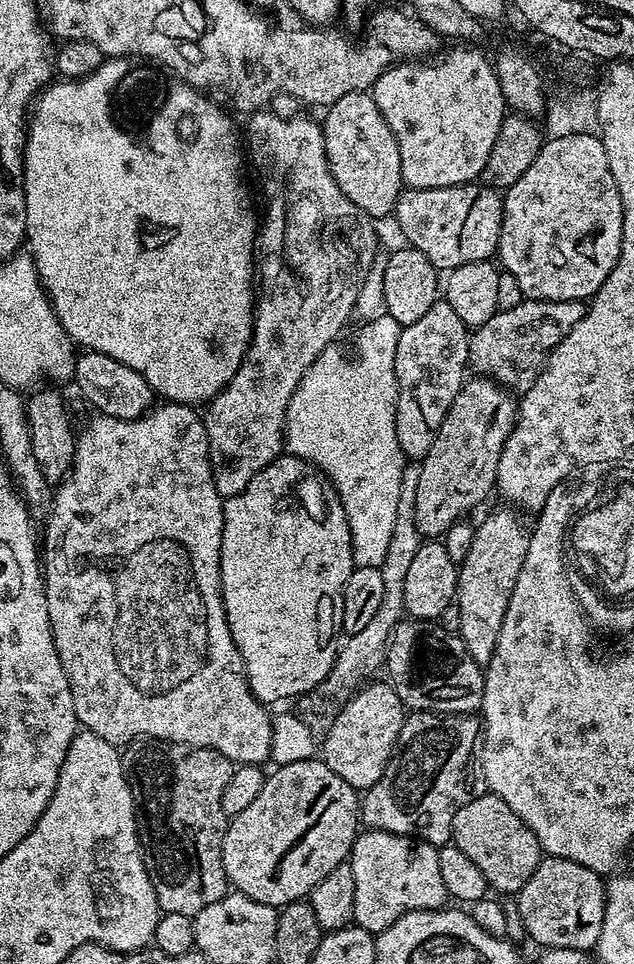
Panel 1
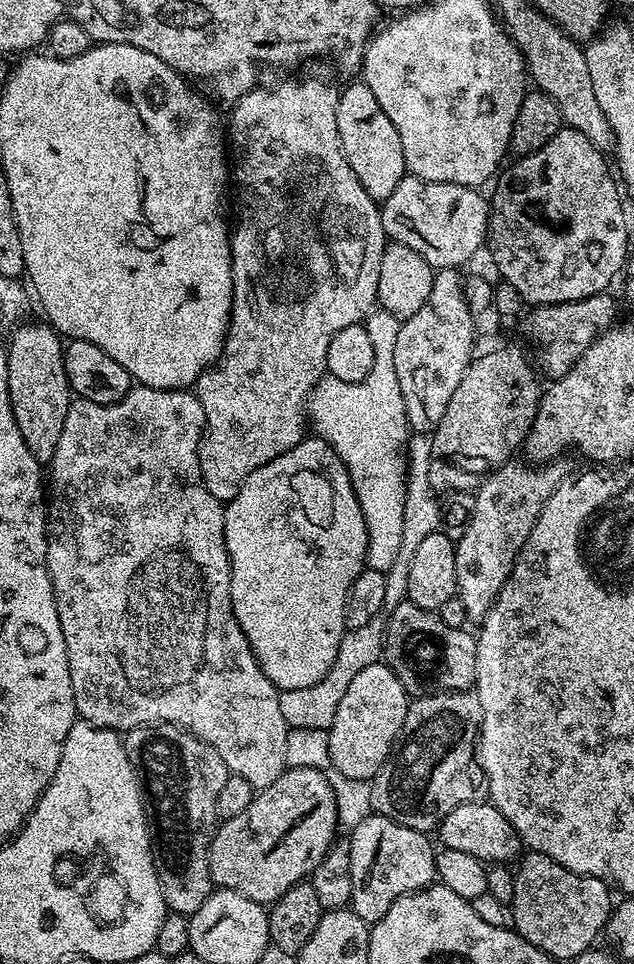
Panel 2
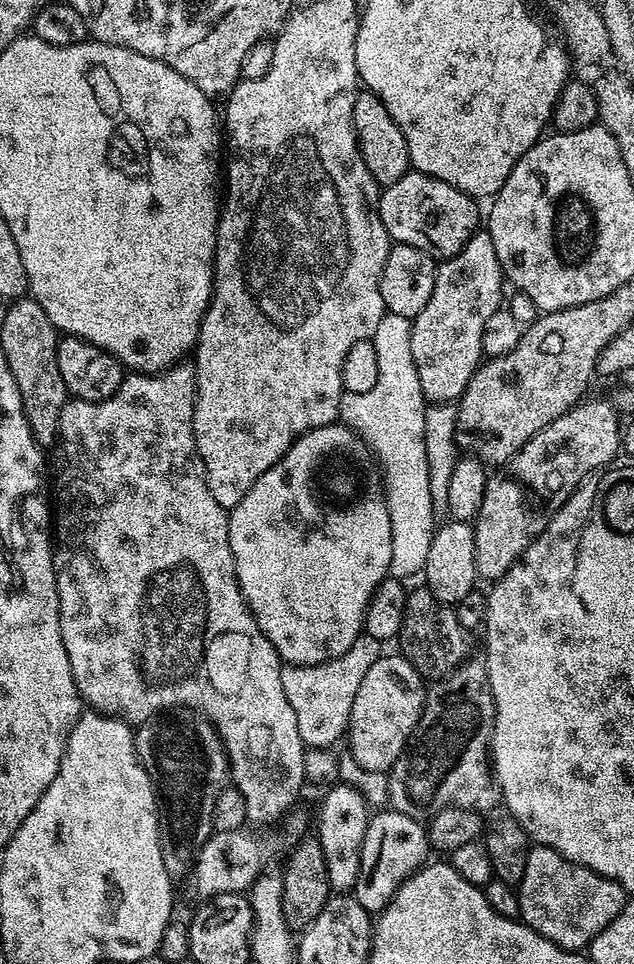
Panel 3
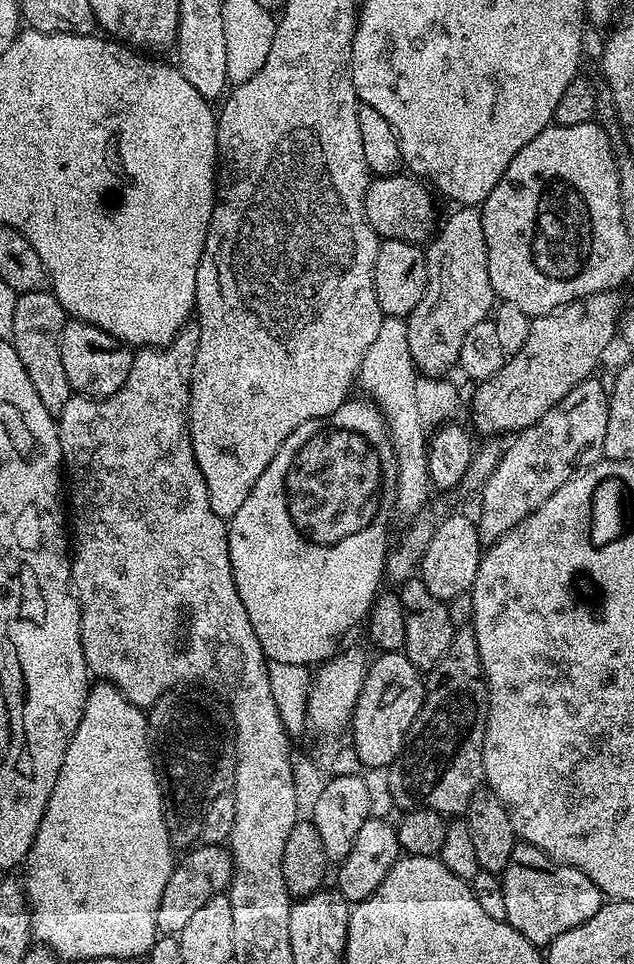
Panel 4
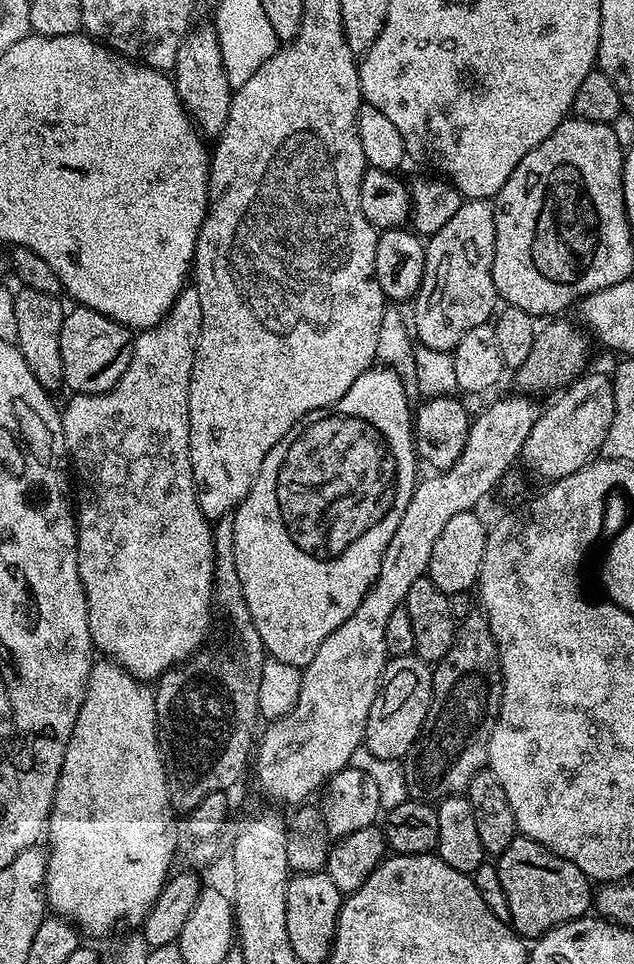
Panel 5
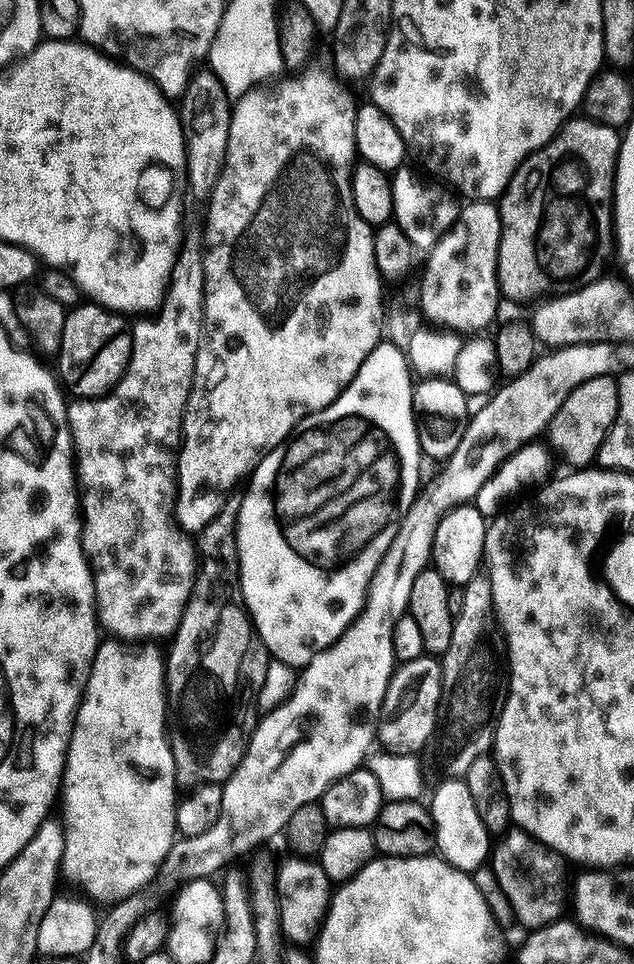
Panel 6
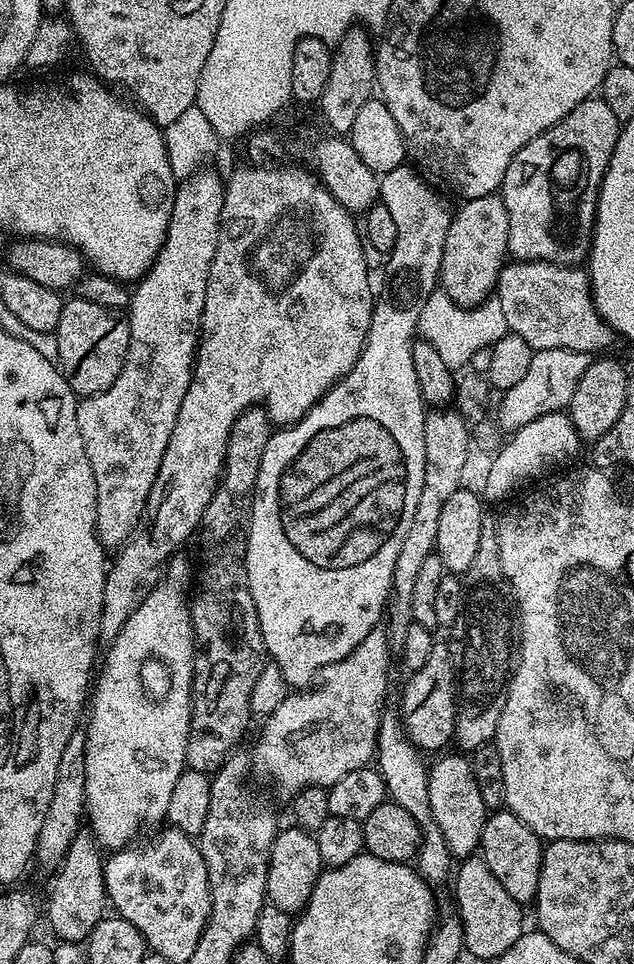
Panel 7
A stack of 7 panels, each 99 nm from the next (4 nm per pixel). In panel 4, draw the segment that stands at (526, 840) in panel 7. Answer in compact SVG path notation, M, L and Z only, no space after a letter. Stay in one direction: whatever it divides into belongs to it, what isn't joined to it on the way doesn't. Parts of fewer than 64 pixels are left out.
M523 842L514 844L500 885L506 898L506 914L503 919L537 946L547 946L554 938L566 934L566 930L582 926L594 918L594 914L598 914L598 910L606 903L600 887L586 878L582 870L551 860L542 850Z

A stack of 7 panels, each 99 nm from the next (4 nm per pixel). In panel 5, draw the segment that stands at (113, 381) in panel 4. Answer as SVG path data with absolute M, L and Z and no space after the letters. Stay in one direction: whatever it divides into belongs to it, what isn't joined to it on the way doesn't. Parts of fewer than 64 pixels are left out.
M76 306L65 315L62 322L62 334L60 335L60 349L62 350L62 370L67 391L81 396L97 396L99 392L108 392L126 374L132 357L134 336L125 325L103 316L101 312L95 312L92 308Z

